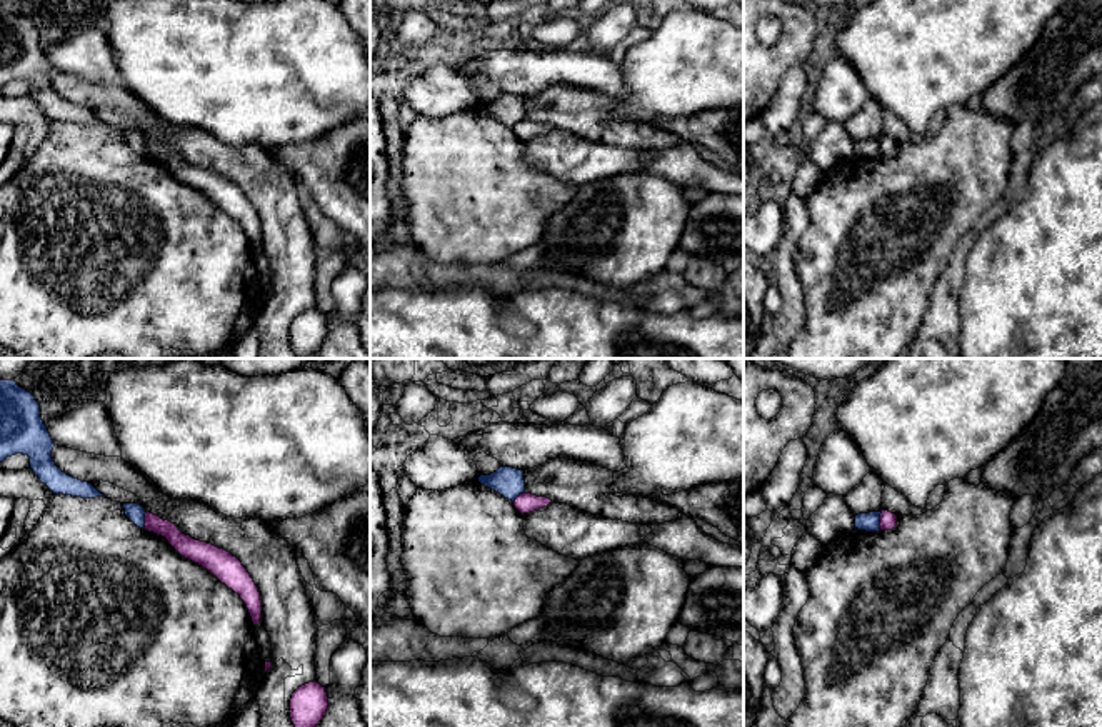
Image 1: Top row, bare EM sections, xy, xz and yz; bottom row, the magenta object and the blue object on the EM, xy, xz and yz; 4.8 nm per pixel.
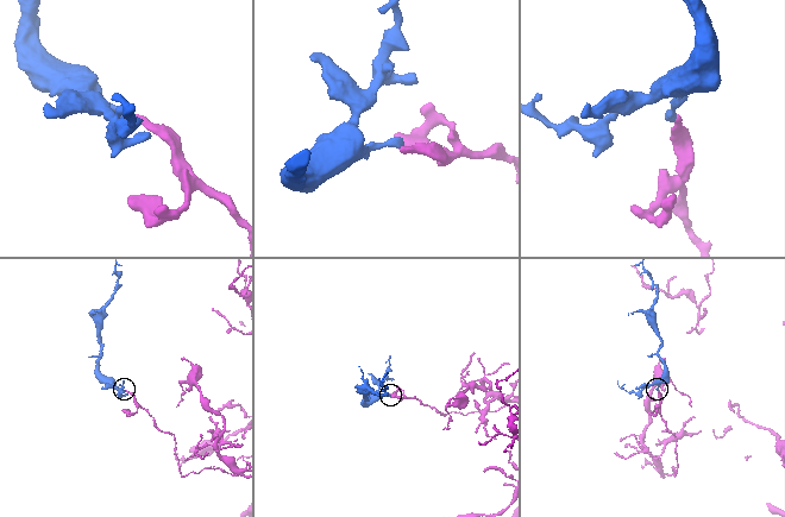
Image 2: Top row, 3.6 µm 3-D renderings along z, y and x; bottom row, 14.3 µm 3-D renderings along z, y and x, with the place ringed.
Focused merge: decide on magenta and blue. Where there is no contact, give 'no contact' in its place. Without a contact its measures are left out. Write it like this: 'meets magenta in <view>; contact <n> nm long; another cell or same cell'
meets magenta in yz; contact 90 nm long; another cell

